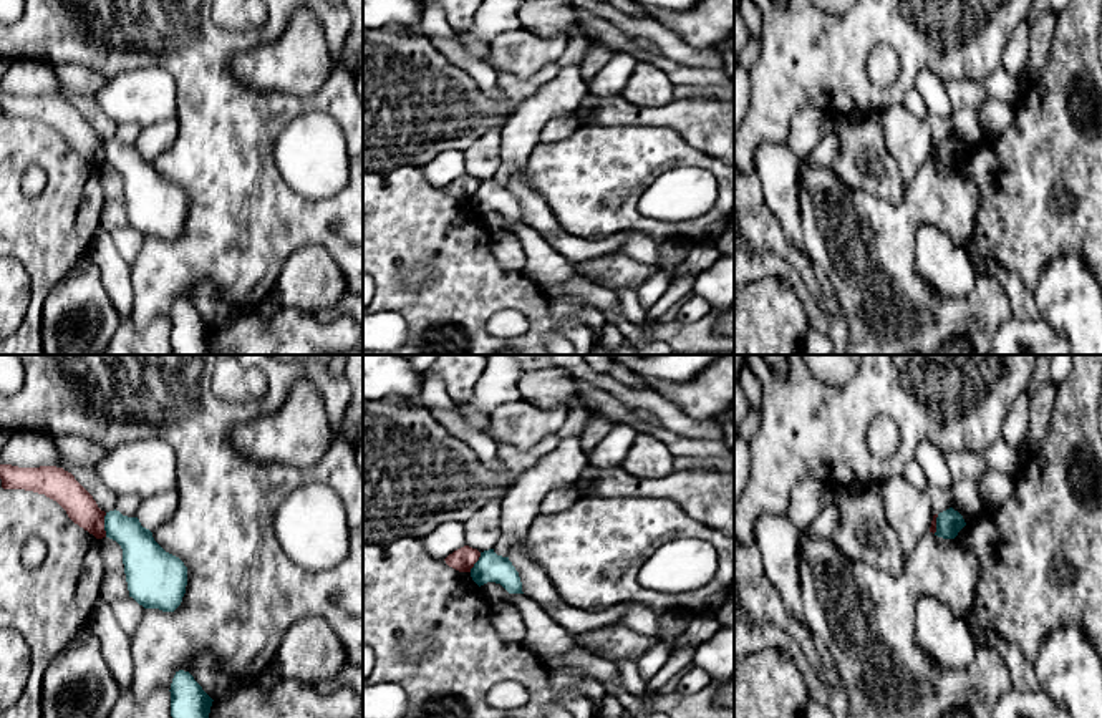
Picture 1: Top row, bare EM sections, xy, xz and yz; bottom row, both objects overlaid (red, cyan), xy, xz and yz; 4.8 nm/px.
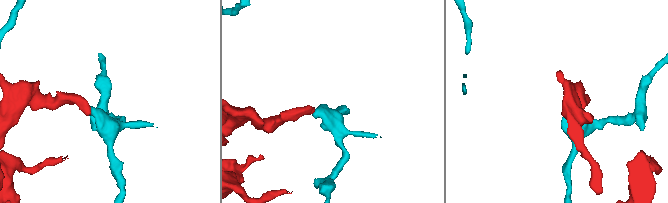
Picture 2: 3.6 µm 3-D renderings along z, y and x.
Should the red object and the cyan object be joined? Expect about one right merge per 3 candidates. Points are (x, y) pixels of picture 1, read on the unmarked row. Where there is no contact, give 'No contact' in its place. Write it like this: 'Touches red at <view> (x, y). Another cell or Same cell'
Touches red at xy (103, 153). Another cell

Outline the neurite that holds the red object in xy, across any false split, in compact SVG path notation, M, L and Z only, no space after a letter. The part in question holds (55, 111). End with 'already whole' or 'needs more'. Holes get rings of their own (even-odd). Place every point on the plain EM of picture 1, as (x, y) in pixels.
M0 93L3 118L25 118L56 129L68 146L93 163L96 167L106 166L104 144L93 124L63 96L40 95L18 96Z; already whole

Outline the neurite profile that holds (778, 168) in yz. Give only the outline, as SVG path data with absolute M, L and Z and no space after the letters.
M764 143L756 154L756 176L764 206L777 219L782 234L807 254L800 224L800 159L787 143Z

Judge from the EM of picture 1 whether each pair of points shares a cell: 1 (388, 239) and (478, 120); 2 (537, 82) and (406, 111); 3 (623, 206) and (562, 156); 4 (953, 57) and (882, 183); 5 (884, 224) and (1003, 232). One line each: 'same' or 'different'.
1: different
2: same
3: same
4: different
5: different

